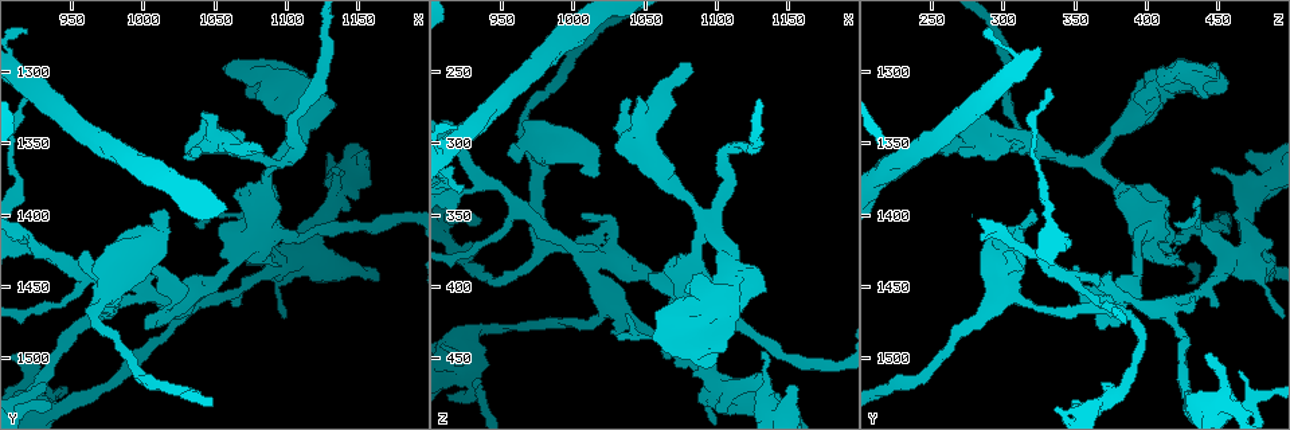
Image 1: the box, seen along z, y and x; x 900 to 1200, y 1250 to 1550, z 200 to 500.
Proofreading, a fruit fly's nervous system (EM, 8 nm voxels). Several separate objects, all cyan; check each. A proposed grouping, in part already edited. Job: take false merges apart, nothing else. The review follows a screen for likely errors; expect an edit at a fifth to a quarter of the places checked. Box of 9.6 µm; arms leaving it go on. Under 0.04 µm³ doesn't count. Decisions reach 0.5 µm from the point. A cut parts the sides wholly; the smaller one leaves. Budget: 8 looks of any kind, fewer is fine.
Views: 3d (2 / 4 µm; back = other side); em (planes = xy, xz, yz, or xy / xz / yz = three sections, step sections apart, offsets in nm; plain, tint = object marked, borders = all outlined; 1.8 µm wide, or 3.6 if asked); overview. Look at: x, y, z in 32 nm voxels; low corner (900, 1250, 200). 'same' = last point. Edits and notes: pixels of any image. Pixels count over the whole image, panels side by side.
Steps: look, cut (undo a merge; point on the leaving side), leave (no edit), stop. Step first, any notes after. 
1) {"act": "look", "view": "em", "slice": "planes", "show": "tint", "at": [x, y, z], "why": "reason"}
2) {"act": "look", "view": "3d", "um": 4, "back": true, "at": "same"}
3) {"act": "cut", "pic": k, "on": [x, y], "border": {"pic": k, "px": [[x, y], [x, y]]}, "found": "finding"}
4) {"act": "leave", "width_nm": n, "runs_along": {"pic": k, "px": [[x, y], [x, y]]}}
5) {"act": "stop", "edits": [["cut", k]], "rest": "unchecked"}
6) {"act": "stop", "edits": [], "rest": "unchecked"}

{"act": "look", "view": "em", "um": 3.6, "slice": "planes", "show": "plain", "at": [1082, 1420, 402], "why": "looks like a crossing"}

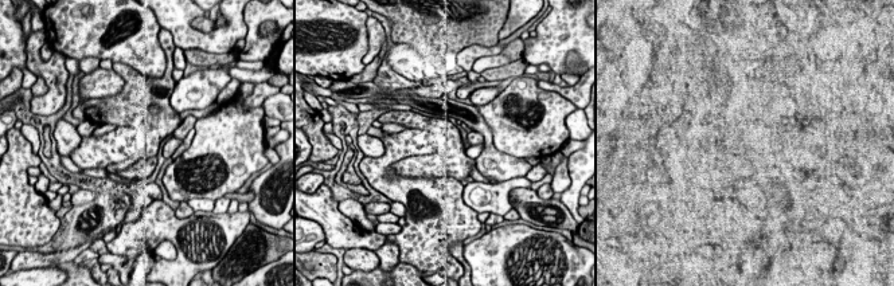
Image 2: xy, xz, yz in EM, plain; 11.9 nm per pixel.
{"act": "look", "view": "em", "um": 3.6, "slice": "planes", "show": "tint", "at": "same"}

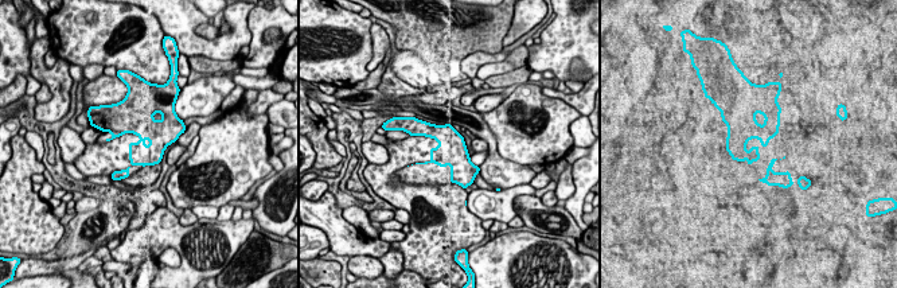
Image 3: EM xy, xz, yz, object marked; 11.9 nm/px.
{"act": "leave", "found": "one neuron here"}

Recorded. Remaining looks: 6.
{"act": "look", "view": "em", "slice": "planes", "show": "tint", "at": [1092, 1434, 458], "why": "four or more arms meet"}

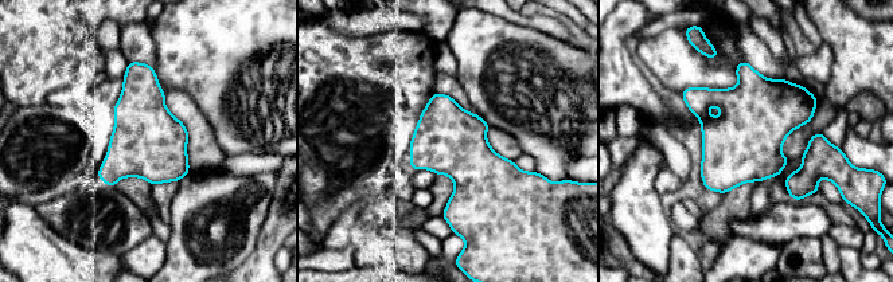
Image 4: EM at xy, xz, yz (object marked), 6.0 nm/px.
{"act": "leave", "found": "one neuron here"}

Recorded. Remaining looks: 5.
{"act": "look", "view": "3d", "um": 2, "at": [1022, 1458, 382], "why": "a fork"}

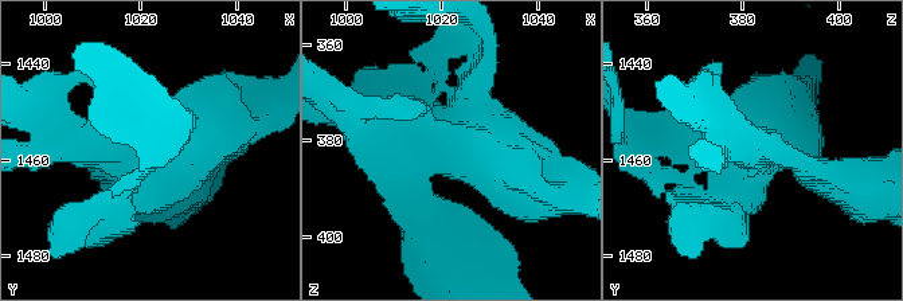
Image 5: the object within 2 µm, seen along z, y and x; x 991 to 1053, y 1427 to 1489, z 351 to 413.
{"act": "look", "view": "em", "slice": "planes", "show": "plain", "at": [1022, 1459, 383]}

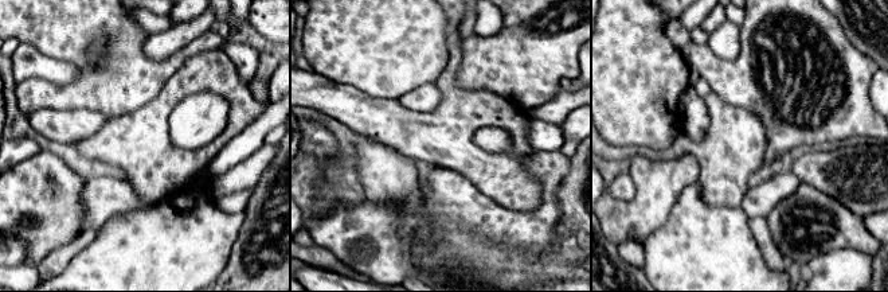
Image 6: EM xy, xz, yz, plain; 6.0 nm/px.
{"act": "look", "view": "em", "slice": "planes", "show": "tint", "at": "same"}

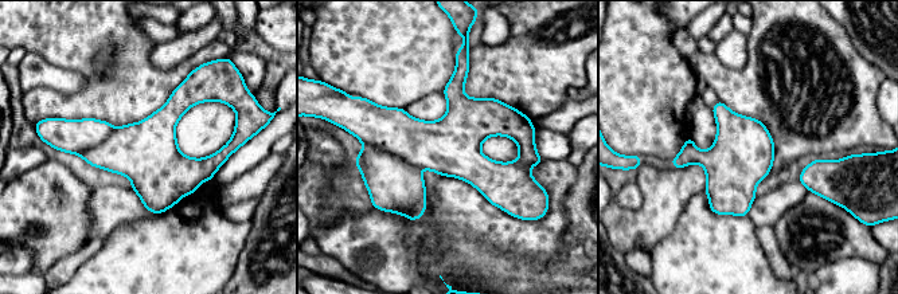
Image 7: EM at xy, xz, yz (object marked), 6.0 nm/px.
{"act": "cut", "pic": 7, "on": [395, 185], "border": {"pic": 7, "px": [[363, 142], [389, 151], [420, 169]]}, "found": "a second neuron is stuck on"}

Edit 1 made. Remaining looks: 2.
{"act": "stop", "edits": [["cut", 7]], "rest": "unchecked"}

